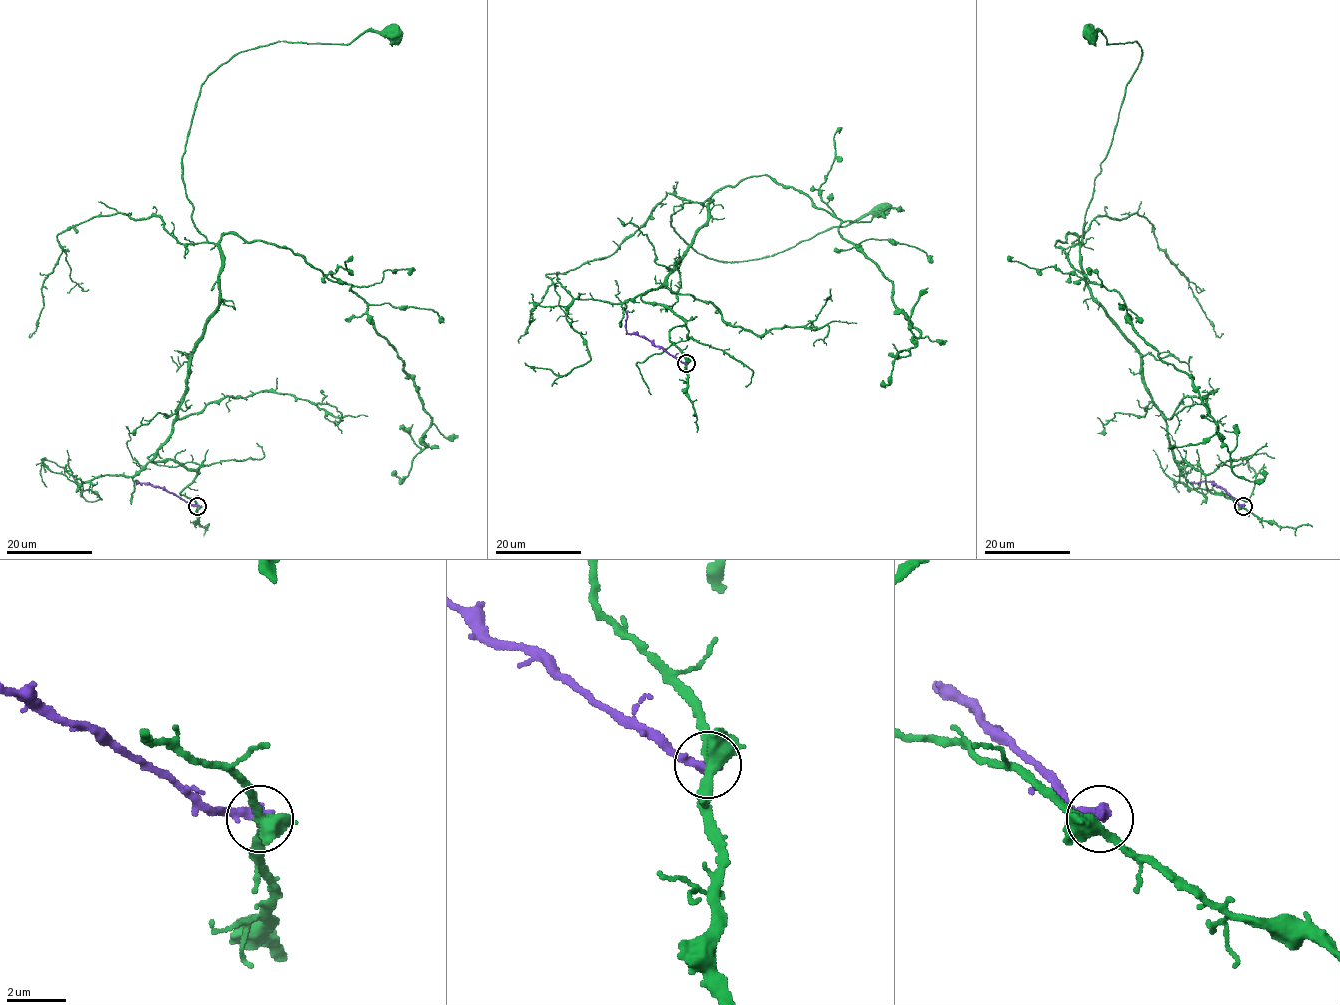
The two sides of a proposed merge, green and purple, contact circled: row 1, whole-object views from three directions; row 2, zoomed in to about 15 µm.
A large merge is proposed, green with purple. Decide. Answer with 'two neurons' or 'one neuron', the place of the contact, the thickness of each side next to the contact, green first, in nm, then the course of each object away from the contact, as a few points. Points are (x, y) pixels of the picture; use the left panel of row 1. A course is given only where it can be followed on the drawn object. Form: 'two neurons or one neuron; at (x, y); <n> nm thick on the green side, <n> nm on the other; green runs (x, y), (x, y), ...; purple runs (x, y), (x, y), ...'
two neurons; at (197, 506); 420 nm thick on the green side, 400 nm on the other; green runs (197, 506), (196, 472), (152, 460), (219, 302), (182, 179), (201, 84), (280, 40), (394, 33); purple runs (197, 506), (190, 506), (158, 486), (137, 482)

